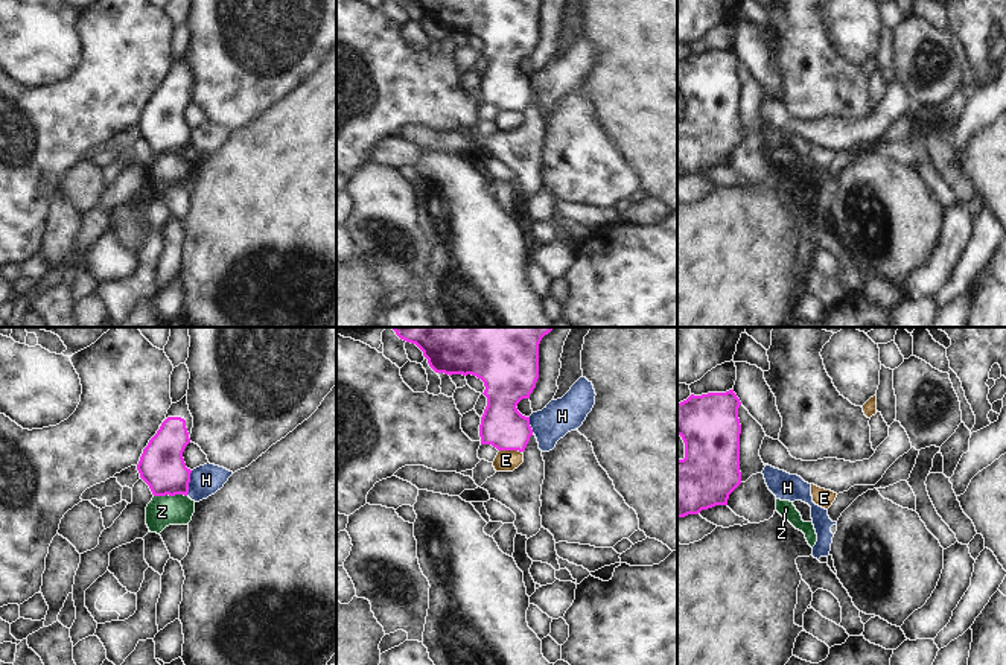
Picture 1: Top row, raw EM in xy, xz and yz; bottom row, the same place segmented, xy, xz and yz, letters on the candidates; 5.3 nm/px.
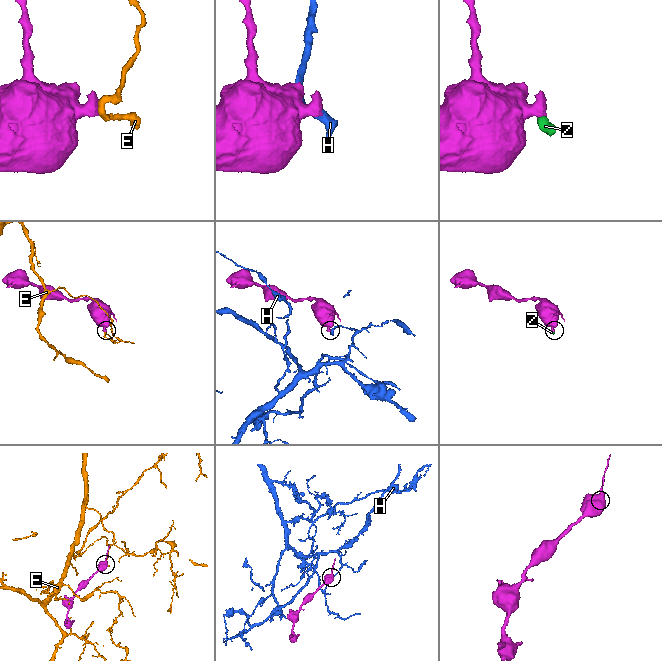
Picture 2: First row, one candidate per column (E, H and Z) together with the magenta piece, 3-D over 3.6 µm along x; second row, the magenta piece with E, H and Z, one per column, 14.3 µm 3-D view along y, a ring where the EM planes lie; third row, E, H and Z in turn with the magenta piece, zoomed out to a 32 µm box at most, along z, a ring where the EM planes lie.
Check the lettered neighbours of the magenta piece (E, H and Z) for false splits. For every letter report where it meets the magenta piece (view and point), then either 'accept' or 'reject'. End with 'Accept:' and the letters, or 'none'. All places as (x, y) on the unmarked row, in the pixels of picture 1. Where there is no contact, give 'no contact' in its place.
E: xz (510, 108) | reject
H: xy (189, 140) | reject
Z: xy (169, 154) | reject
Accept: none

